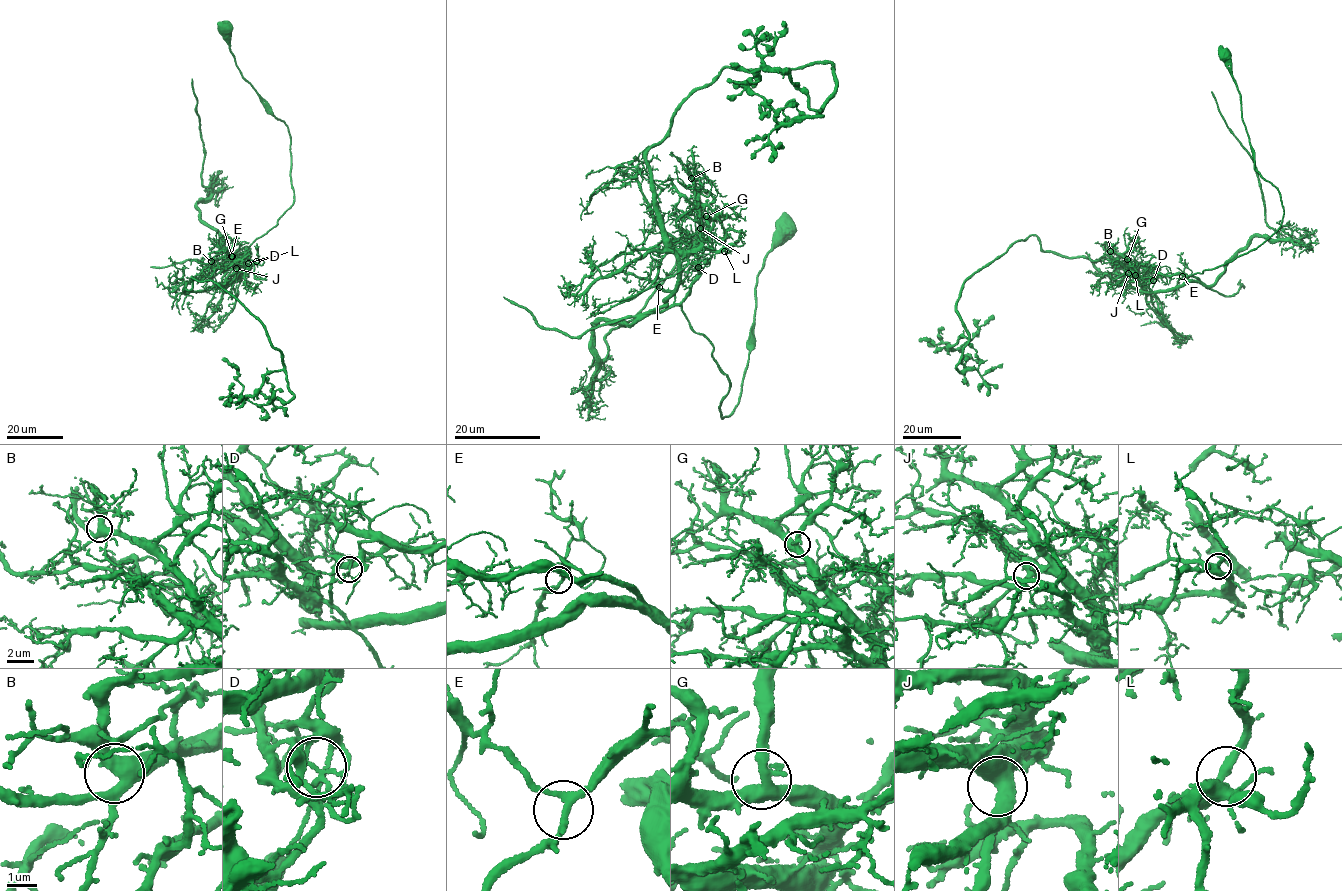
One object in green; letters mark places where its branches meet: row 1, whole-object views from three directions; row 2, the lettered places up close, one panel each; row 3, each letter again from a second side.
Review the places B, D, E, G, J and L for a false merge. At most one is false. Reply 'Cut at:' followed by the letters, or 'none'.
Cut at: D

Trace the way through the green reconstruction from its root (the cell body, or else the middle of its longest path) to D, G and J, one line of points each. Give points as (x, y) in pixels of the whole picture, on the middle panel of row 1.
D: (787, 226), (757, 274), (739, 402), (721, 419), (730, 382), (681, 303), (697, 267)
G: (787, 226), (757, 274), (739, 402), (721, 419), (730, 382), (681, 303), (713, 241), (706, 216)
J: (787, 226), (757, 274), (739, 402), (721, 419), (730, 382), (681, 303), (699, 273), (690, 240), (700, 228)

